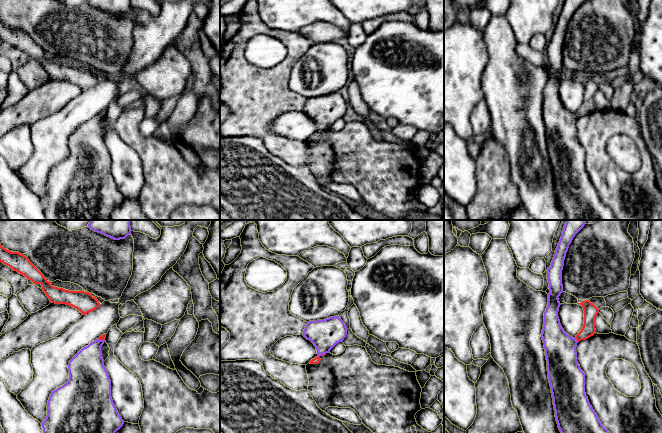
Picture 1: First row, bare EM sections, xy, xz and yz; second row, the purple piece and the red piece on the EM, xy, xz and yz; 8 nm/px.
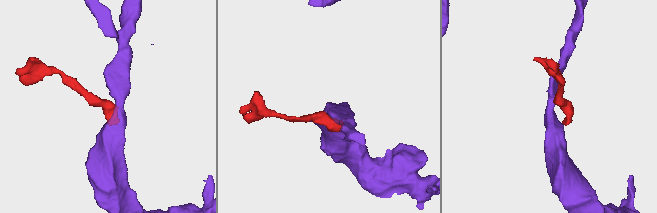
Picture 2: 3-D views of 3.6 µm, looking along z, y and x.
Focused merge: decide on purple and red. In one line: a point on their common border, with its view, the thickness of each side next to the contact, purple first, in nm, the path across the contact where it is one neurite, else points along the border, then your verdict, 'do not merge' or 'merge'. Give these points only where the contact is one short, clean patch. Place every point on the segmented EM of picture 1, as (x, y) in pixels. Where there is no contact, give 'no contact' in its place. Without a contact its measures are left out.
contact yz (575, 339); calibres 260 and 110 nm; border yz (574, 338), (578, 341); do not merge

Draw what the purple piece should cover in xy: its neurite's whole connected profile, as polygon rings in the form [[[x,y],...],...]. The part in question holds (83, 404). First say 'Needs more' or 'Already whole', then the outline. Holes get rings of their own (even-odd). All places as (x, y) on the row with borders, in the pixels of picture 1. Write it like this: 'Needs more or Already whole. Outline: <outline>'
Already whole. Outline: [[[96,339],[69,361],[69,380],[49,397],[47,416],[41,423],[43,433],[115,433],[123,426],[111,397],[111,380],[102,358],[104,342]]]

